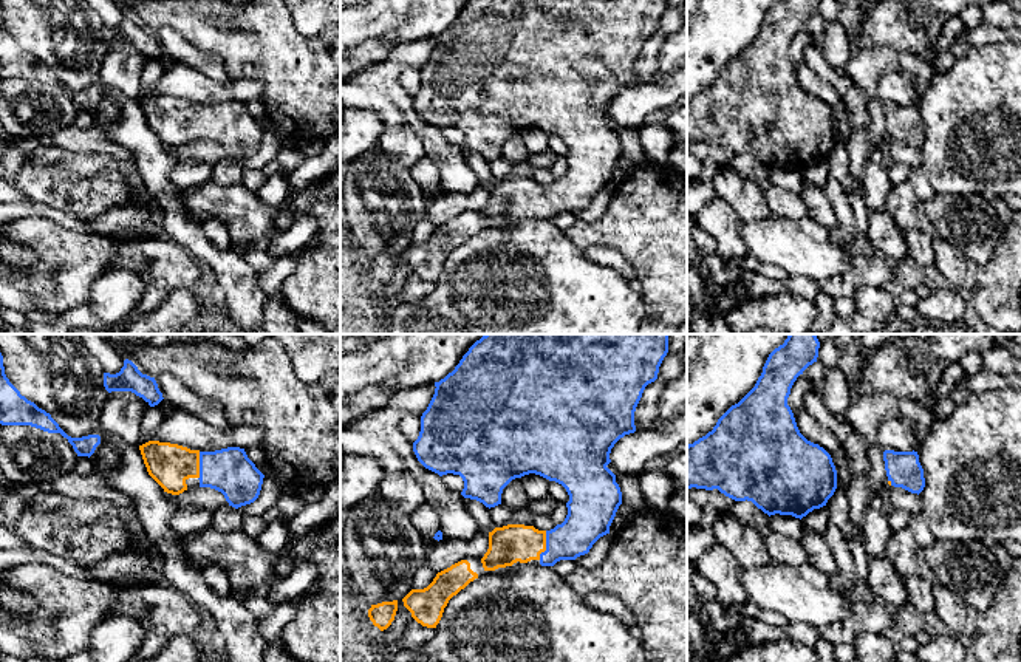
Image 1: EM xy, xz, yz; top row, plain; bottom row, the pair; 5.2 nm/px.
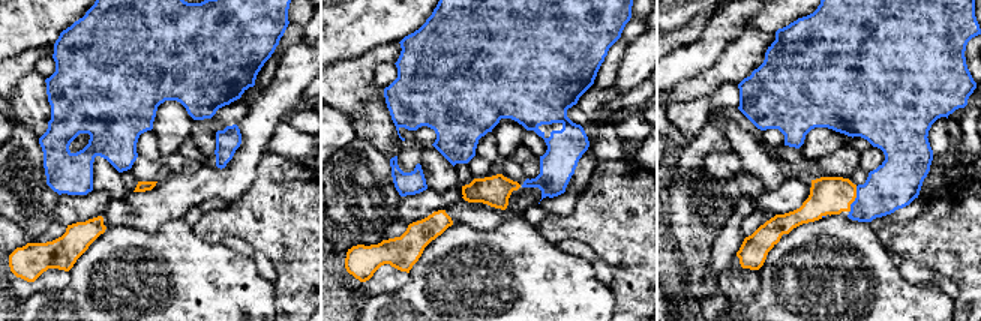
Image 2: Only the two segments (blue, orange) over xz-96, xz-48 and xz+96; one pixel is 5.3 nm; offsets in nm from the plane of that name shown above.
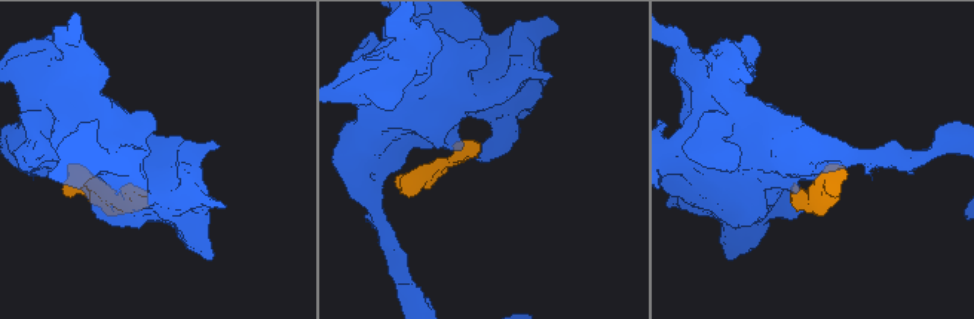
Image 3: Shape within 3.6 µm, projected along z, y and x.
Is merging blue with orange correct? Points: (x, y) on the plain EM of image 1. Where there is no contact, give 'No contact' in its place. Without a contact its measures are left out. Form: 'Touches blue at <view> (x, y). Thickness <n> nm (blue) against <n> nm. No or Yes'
Touches blue at xz (546, 198). Thickness 220 nm (blue) against 200 nm. Yes

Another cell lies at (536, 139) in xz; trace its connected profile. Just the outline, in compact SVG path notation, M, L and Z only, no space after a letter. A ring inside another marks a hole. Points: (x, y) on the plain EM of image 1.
M529 127L521 130L523 142L529 155L541 153L548 148L549 133Z

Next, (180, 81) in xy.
M172 62L150 88L142 90L141 99L149 94L178 97L200 105L227 101L261 102L265 85L258 79L237 77L220 84L183 62Z

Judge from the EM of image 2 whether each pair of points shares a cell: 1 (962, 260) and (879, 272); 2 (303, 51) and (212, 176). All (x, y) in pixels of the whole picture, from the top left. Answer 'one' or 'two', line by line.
1: two
2: one

